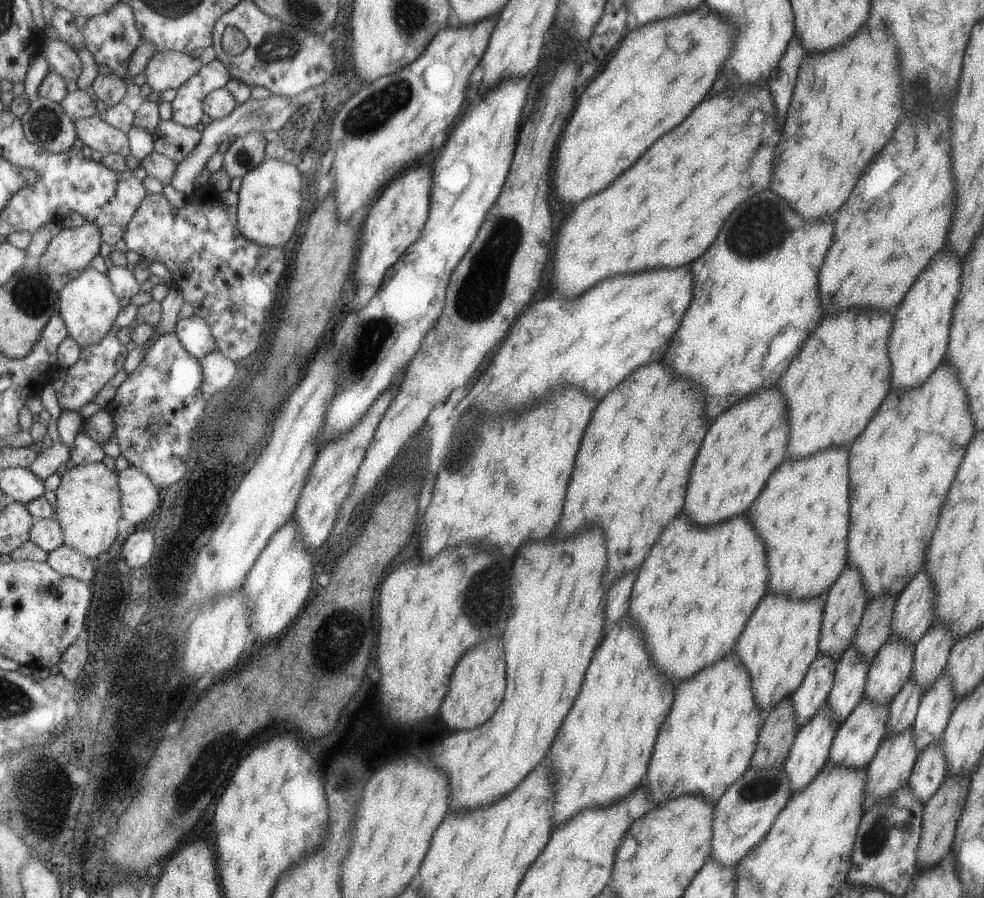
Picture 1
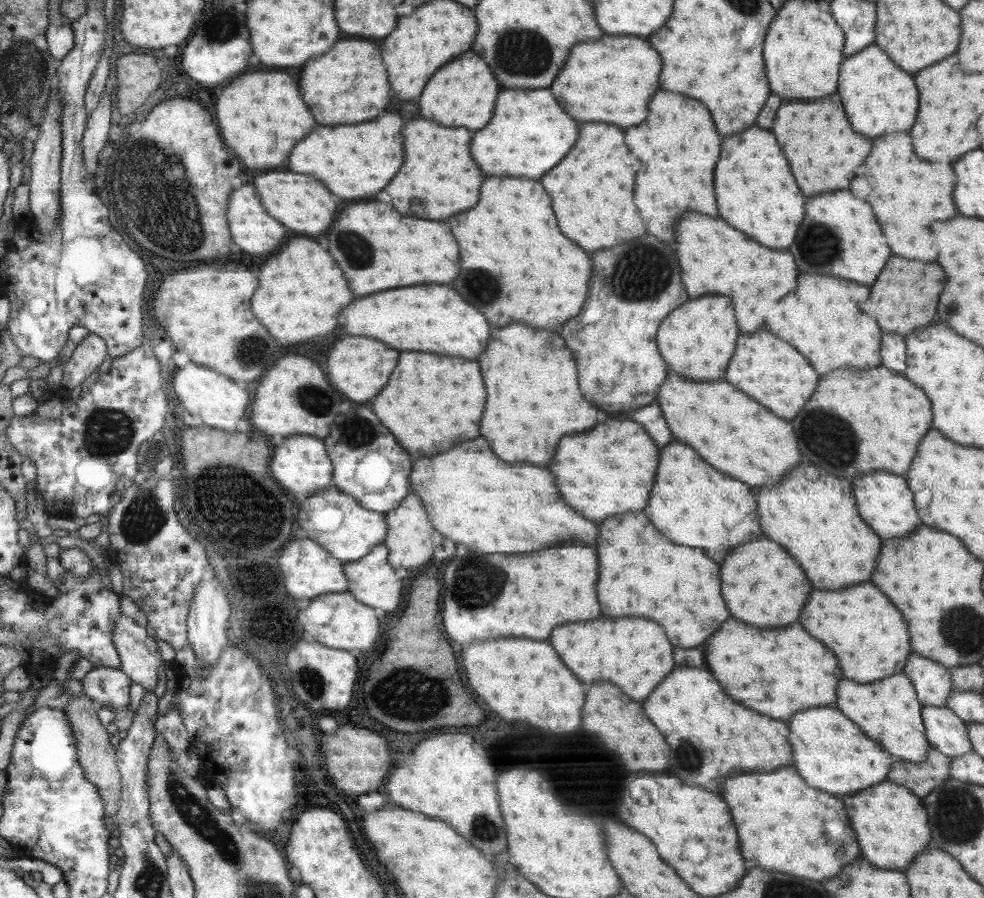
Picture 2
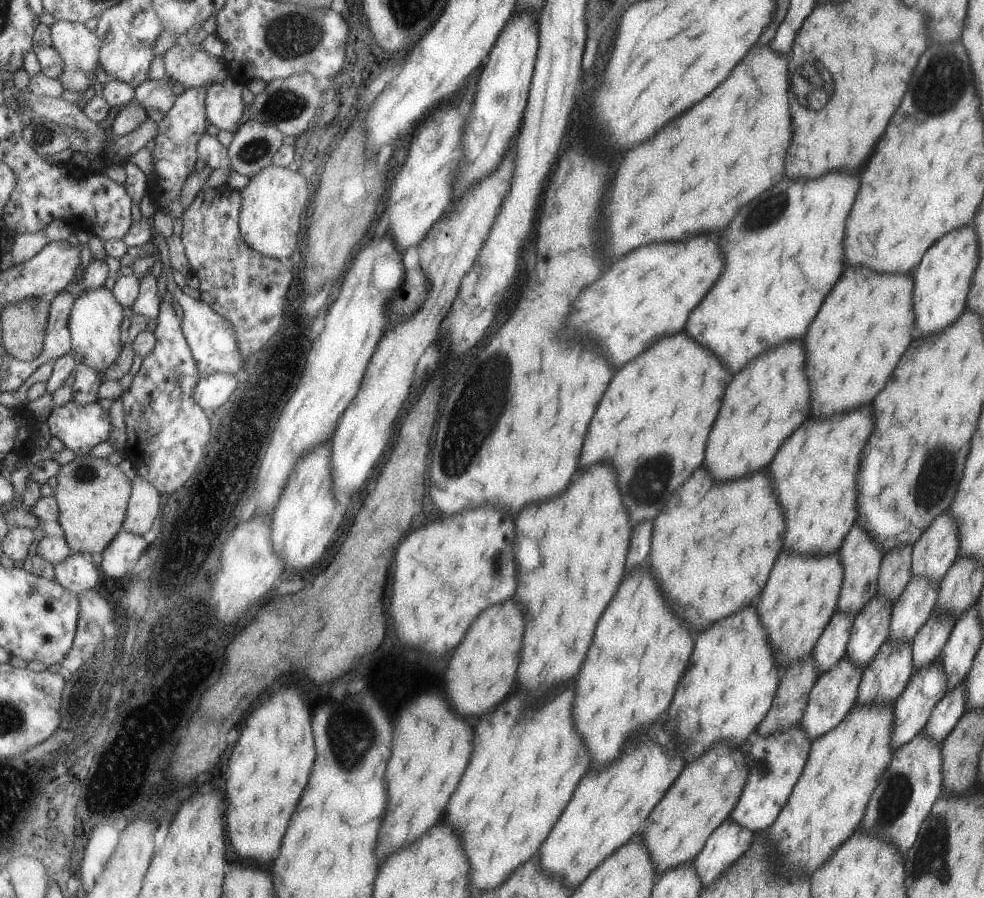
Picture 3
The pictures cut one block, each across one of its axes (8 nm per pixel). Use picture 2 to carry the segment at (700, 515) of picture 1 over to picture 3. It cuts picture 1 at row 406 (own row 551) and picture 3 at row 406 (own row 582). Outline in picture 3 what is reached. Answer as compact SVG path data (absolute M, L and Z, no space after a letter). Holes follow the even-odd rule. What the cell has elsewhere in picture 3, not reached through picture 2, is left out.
M787 340L787 344L779 344L779 348L773 348L771 352L763 352L763 356L747 364L743 372L733 374L731 384L727 384L727 396L723 396L723 412L719 412L715 432L711 432L711 440L707 440L707 460L703 460L705 468L717 482L721 482L767 466L779 444L807 418L807 414L809 388L803 374L803 346L801 340Z

